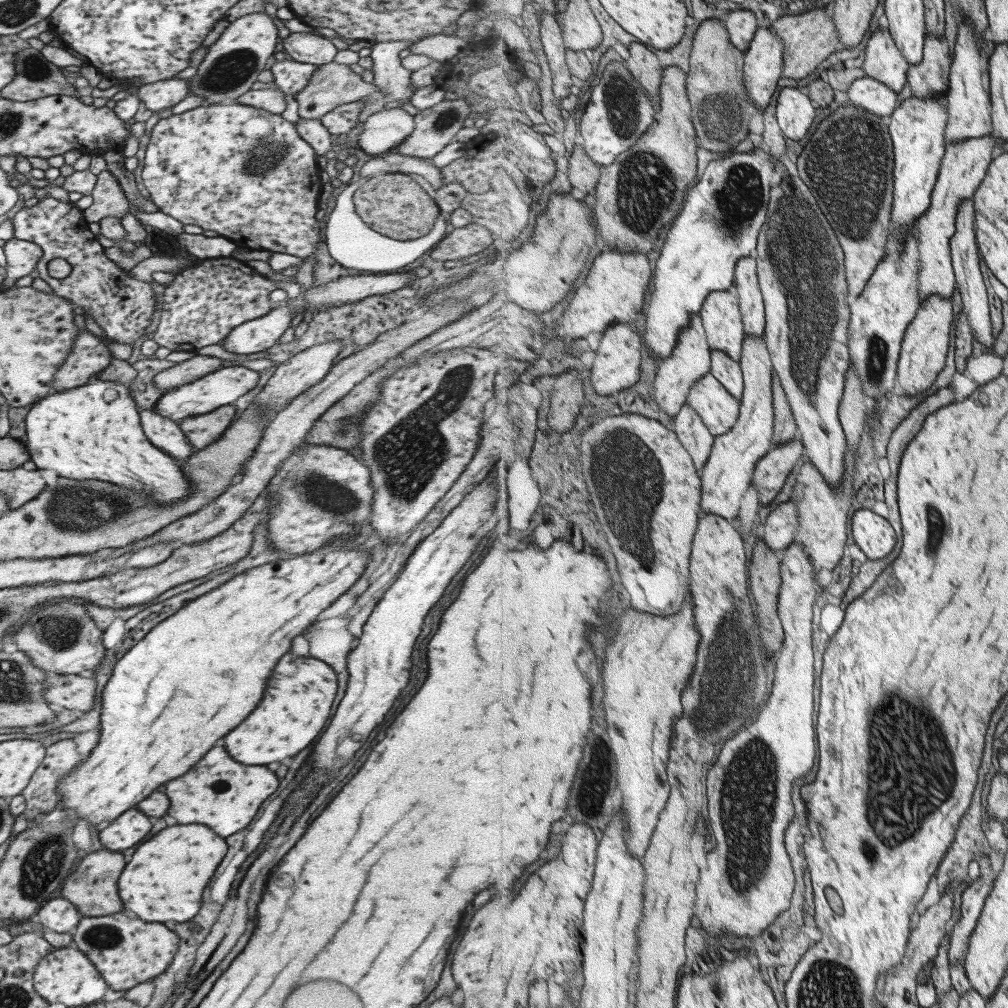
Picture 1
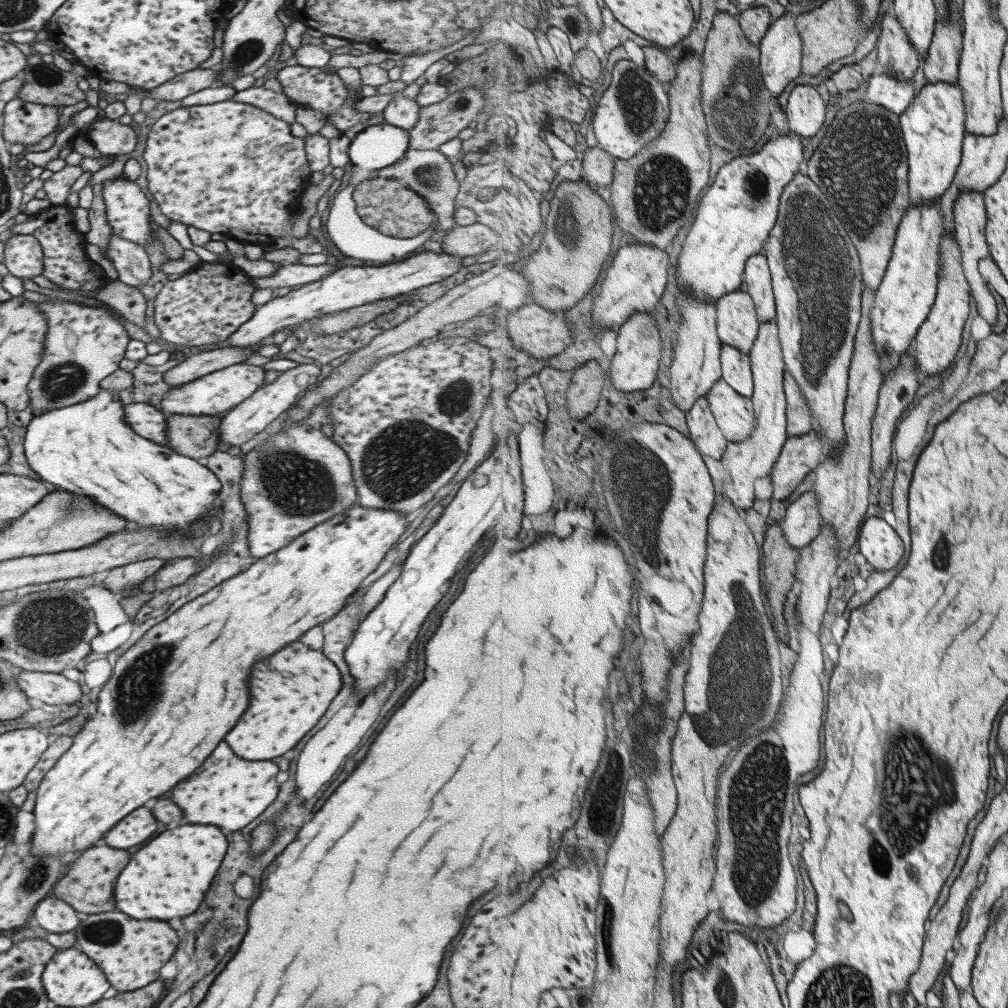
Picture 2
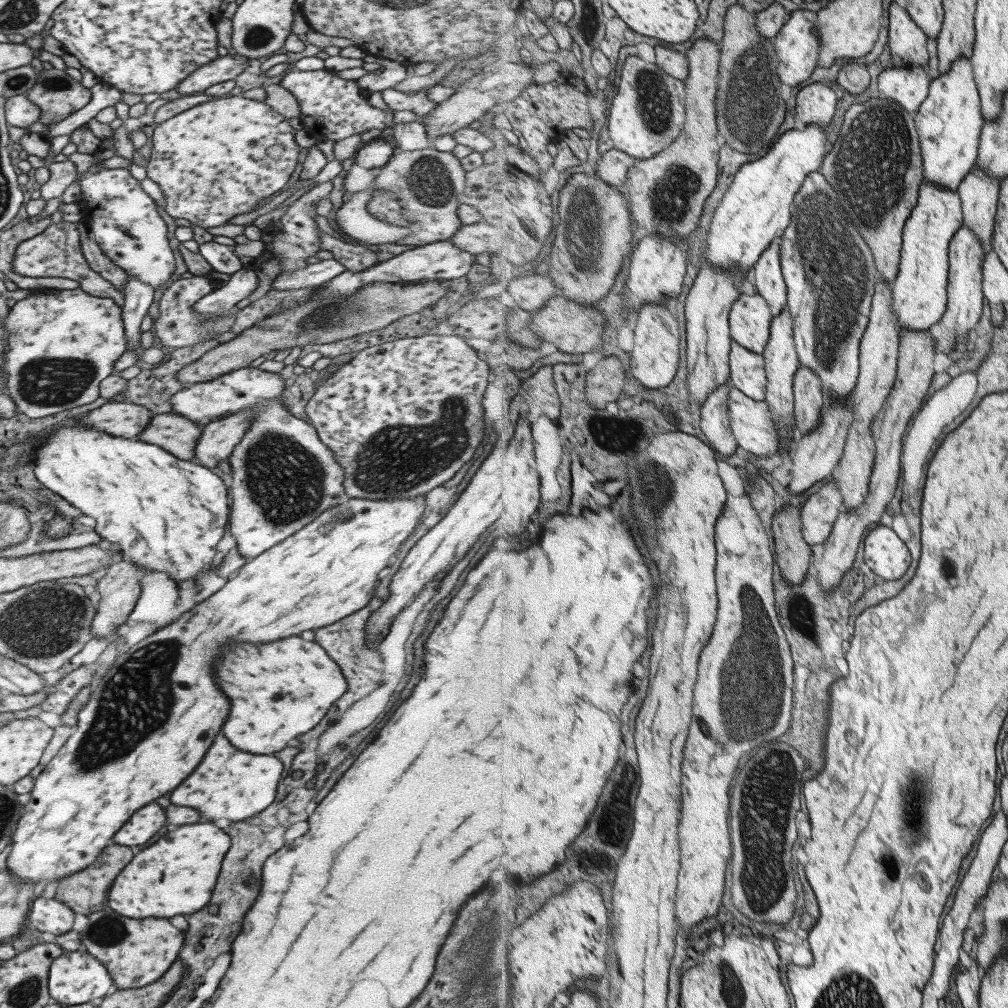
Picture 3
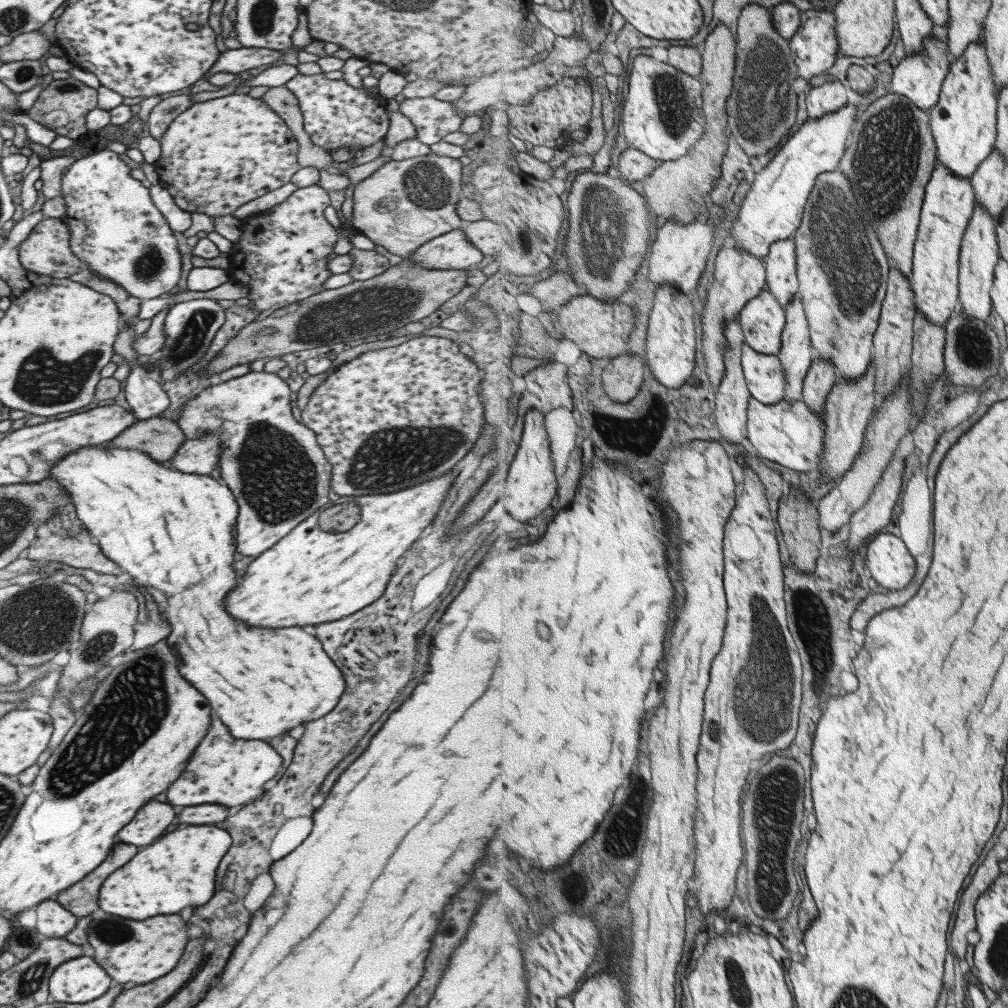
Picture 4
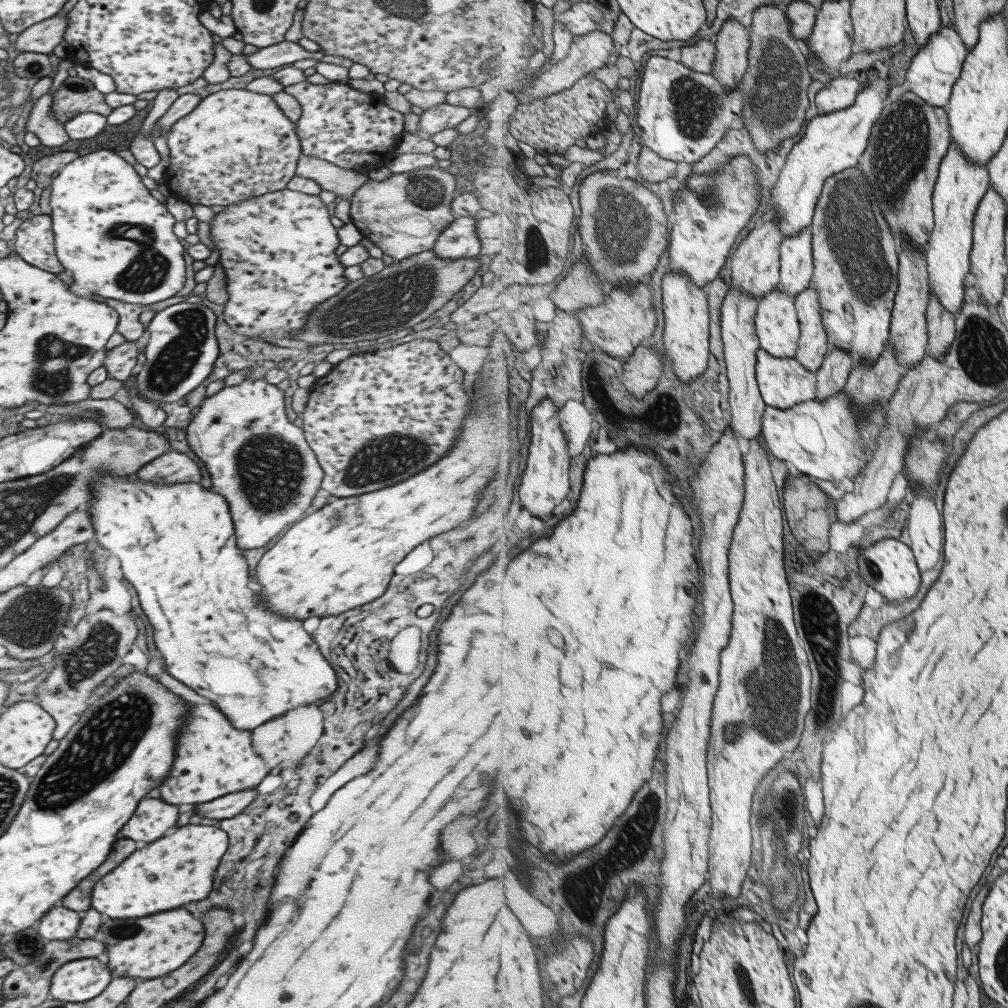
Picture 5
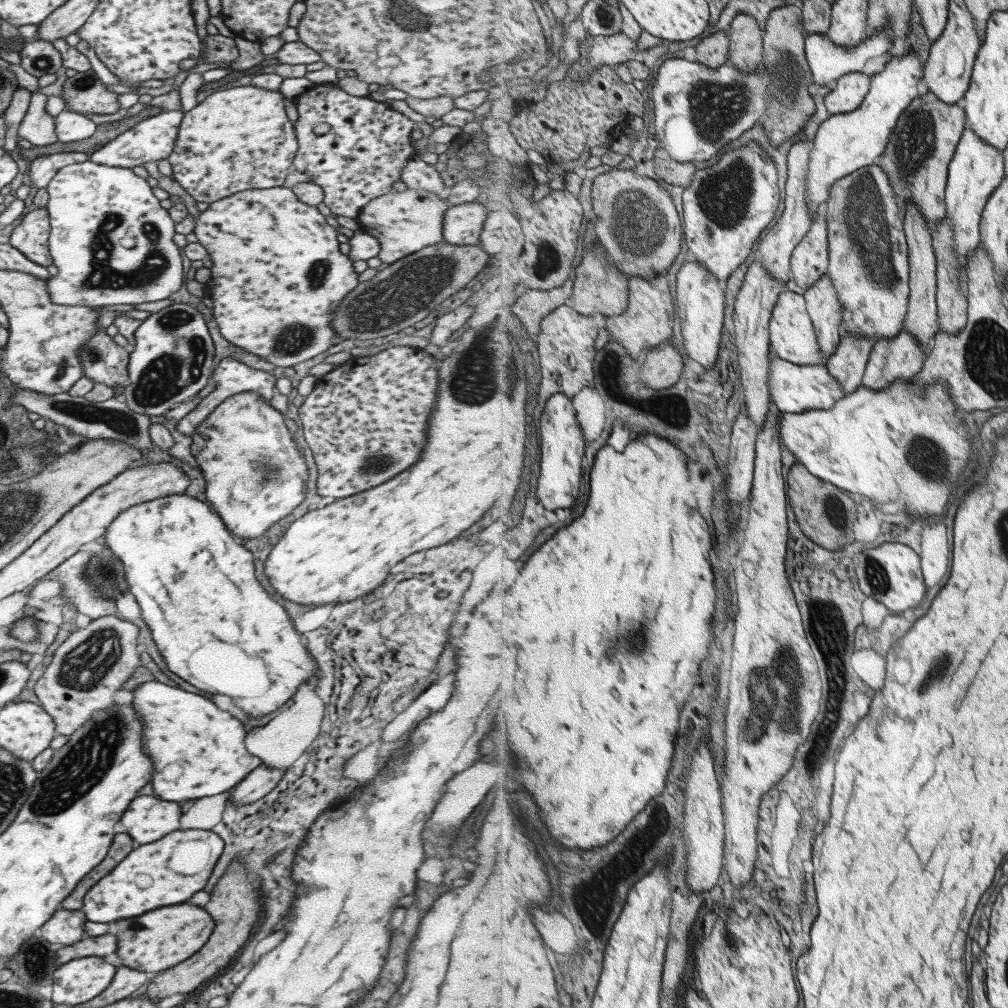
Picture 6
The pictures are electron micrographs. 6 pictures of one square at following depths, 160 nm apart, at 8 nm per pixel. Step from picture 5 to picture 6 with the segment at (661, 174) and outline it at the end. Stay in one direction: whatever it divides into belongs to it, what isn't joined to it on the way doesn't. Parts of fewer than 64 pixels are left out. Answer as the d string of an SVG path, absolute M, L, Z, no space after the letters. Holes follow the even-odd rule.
M657 148L654 153L654 171L660 179L669 185L687 188L692 184L695 174L698 171L695 163L681 163L673 160L671 156L663 150Z

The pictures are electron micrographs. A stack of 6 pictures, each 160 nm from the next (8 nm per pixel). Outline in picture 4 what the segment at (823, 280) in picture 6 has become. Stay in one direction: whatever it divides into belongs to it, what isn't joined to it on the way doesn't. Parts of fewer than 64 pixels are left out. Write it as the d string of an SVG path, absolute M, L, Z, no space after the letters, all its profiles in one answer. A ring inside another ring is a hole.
M801 295L786 307L788 324L784 330L784 346L777 356L786 370L788 388L785 401L801 401L804 398L804 380L816 359L812 345L808 314Z

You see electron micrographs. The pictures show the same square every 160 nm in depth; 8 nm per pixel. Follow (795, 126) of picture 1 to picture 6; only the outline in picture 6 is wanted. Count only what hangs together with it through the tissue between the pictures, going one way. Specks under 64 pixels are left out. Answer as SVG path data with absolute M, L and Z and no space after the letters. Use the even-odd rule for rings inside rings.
M856 71L841 77L825 98L827 108L833 115L859 109L872 89L872 77Z

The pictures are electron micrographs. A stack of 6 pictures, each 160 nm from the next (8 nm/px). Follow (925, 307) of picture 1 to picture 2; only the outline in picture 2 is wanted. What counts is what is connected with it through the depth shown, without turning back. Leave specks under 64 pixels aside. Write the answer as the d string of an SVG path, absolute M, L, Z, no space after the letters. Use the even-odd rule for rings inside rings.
M946 233L941 241L941 248L943 260L940 262L940 291L937 294L936 304L933 305L933 310L928 321L920 328L920 332L917 333L909 350L909 353L918 358L918 369L923 377L933 374L941 375L945 369L952 367L953 361L956 359L957 353L964 343L964 332L968 328L967 320L971 316L971 284L969 284L969 280L965 274L963 251L961 250L961 245L957 240L956 234Z

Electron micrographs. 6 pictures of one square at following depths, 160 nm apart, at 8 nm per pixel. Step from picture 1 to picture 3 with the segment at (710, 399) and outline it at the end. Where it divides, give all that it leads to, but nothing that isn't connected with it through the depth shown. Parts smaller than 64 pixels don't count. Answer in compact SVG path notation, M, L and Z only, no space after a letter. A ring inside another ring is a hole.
M734 387L730 394L730 413L735 438L749 454L770 456L782 450L781 434L767 401L755 400Z

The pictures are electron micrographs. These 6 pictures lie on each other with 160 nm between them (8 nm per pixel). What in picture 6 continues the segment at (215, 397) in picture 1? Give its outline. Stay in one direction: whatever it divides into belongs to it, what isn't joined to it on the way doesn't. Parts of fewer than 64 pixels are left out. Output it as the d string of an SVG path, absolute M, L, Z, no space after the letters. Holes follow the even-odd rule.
M240 392L218 404L191 436L191 452L204 478L206 502L237 541L264 534L274 522L287 517L303 500L307 467L299 457L292 436L283 424L279 411L254 392Z

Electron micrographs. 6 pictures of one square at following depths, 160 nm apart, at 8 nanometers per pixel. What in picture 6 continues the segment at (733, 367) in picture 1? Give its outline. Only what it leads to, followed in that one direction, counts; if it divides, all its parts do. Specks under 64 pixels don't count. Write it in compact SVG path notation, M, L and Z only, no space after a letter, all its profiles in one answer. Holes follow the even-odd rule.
M773 358L770 363L770 394L782 413L803 414L808 410L827 410L846 397L843 385L829 372L826 365L805 365Z

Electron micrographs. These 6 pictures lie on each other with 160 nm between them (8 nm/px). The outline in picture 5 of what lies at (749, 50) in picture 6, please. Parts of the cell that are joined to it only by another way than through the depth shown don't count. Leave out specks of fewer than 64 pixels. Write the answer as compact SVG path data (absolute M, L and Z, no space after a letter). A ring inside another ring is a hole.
M731 19L714 38L718 51L711 73L728 89L739 87L748 73L751 35L750 27Z

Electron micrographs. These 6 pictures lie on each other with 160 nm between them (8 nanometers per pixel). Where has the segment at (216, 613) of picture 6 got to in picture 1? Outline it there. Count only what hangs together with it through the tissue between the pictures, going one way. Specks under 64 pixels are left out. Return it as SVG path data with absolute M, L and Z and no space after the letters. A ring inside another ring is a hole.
M93 378L83 386L51 391L34 402L24 418L24 446L38 470L55 470L57 476L71 480L102 480L124 486L144 494L143 499L149 503L180 502L190 493L190 482L180 467L181 461L173 460L147 440L141 431L138 411L127 384ZM287 652L277 660L265 684L265 694L257 708L229 732L223 740L227 754L241 764L271 764L303 750L329 718L337 689L336 672L313 656L299 658Z

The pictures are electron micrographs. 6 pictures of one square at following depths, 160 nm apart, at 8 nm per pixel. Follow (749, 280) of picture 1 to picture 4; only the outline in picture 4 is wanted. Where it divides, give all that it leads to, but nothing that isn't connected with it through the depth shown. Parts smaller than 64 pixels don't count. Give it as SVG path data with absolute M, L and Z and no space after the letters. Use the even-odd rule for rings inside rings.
M795 239L780 240L771 245L770 253L763 258L768 270L766 290L784 307L791 304L800 290L796 248Z

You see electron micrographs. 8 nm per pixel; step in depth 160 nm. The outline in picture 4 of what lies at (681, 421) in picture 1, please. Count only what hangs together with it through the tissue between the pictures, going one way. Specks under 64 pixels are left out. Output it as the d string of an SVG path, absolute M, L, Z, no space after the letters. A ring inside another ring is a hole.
M737 319L724 322L724 333L727 337L728 349L725 353L726 373L723 377L722 383L717 388L715 394L715 410L714 416L717 429L719 430L722 438L730 444L739 446L741 440L747 439L748 420L749 420L749 405L750 400L754 397L751 394L747 379L745 378L742 358L743 349L746 344L746 336L743 330L743 323Z

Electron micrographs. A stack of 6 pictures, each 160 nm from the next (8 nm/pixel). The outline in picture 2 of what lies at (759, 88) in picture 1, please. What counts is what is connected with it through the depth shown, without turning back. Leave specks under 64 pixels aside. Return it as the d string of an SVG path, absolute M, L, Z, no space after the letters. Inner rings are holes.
M784 13L772 23L767 31L767 36L759 44L762 50L760 72L766 87L775 98L781 92L785 92L785 88L802 74L804 42L797 28L797 17L790 13Z

